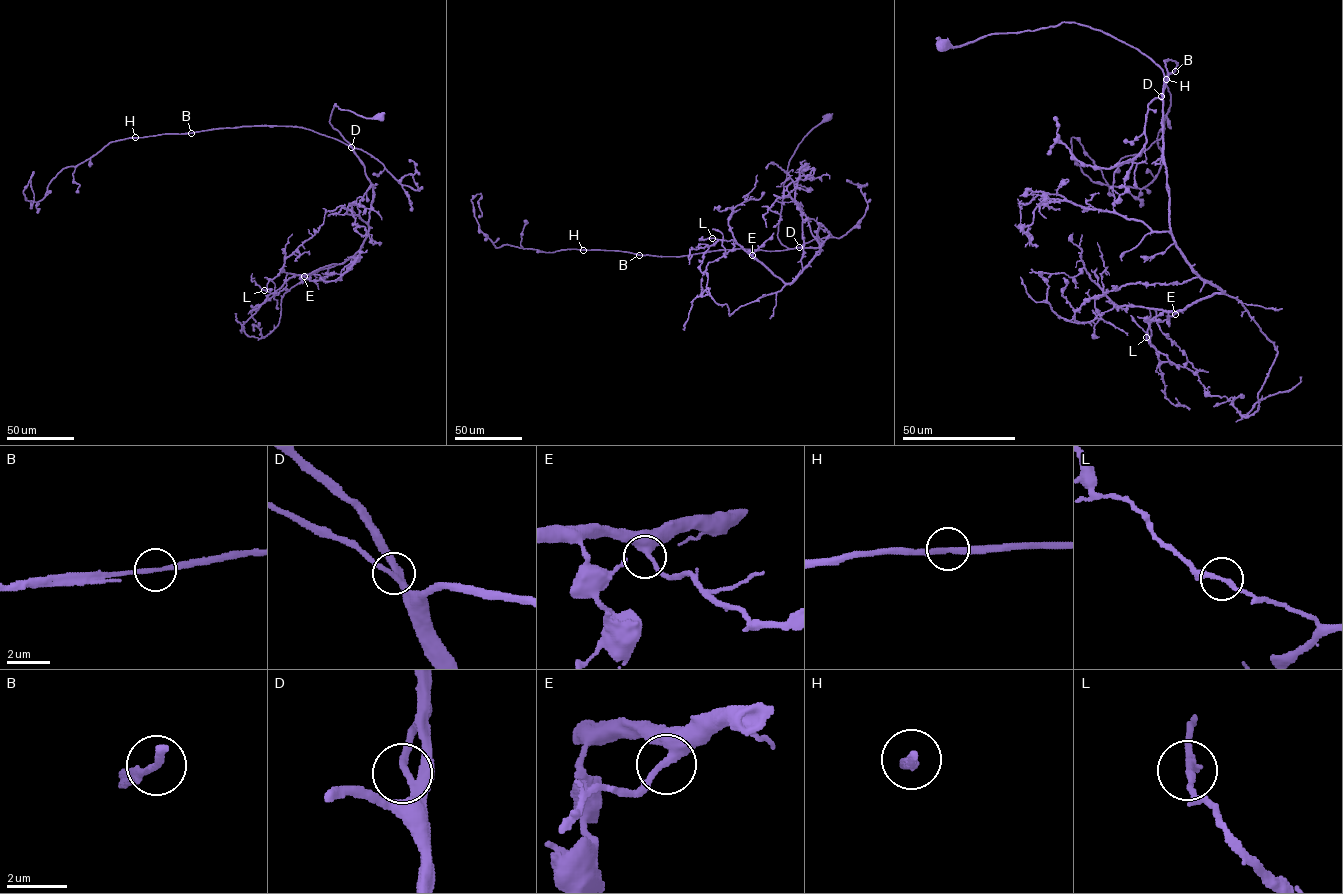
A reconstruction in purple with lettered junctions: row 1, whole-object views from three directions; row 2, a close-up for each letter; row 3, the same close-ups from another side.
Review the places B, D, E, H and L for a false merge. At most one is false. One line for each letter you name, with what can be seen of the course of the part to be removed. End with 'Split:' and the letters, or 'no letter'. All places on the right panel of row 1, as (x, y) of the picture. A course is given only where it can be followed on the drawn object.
Split: no letter

